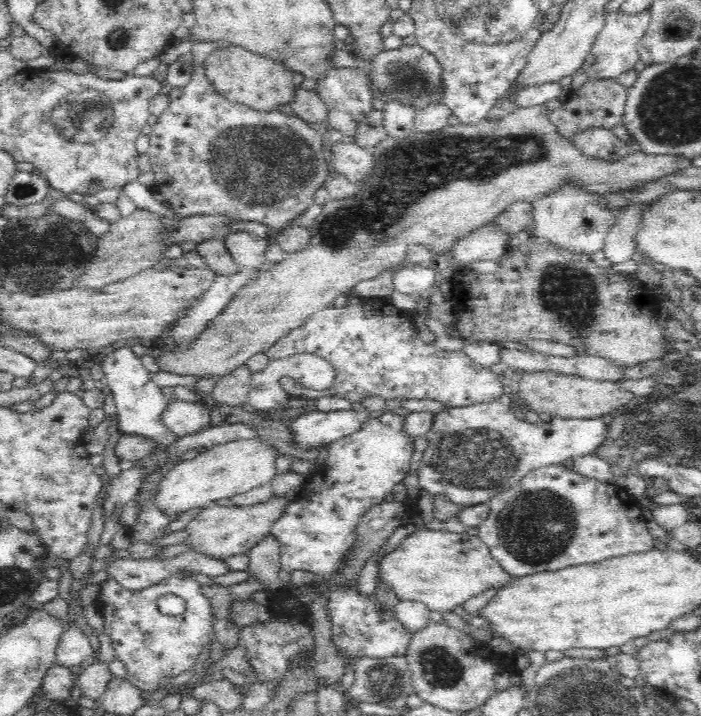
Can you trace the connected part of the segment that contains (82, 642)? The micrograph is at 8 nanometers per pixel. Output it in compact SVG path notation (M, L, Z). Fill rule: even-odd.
M78 628L66 631L58 648L56 664L78 672L80 665L84 664L93 652L89 638L82 631Z

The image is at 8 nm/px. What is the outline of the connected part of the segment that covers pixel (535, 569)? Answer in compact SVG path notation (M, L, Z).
M558 463L550 466L540 466L540 468L528 472L526 476L520 478L514 486L495 494L487 503L490 512L486 520L481 525L477 526L477 537L491 548L493 557L498 562L501 562L504 570L507 570L516 578L538 573L554 572L558 569L565 569L573 566L589 565L605 561L607 558L614 558L632 553L643 553L654 549L654 539L656 538L650 534L650 530L648 530L648 526L646 526L646 524L648 524L646 519L647 512L644 511L641 501L634 497L634 495L629 494L624 485L620 484L618 481L606 482L605 480L598 480L591 476L584 476L576 472L573 466L566 466L566 464Z

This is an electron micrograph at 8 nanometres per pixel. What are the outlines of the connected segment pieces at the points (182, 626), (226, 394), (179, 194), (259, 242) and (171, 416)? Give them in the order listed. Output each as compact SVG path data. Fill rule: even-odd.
M185 574L172 575L161 584L143 590L126 589L111 576L102 586L99 610L105 620L105 633L111 636L116 659L127 669L127 679L144 692L154 692L166 676L191 669L197 656L214 638L210 601L200 593L201 584L182 577ZM166 594L174 594L183 601L181 614L164 615L160 611L158 600Z
M247 363L226 373L216 383L211 398L230 406L246 404L246 398L252 386L252 373L253 370Z
M205 61L193 66L192 78L190 84L184 88L172 89L168 94L170 104L164 113L159 117L158 122L153 126L153 132L150 137L150 147L147 150L147 156L150 158L152 171L156 175L154 187L163 192L172 205L173 210L185 217L196 215L210 216L225 214L243 220L255 220L262 222L274 230L285 229L293 226L292 222L296 220L306 209L314 204L314 194L325 187L326 181L330 178L328 172L328 161L323 153L323 136L317 130L311 128L309 123L301 120L299 117L282 112L259 112L243 106L243 104L230 101L222 96L213 85L213 82L206 74Z
M237 231L236 234L226 237L224 242L238 264L256 270L257 273L270 266L267 259L267 240L246 231Z
M174 400L158 416L164 430L178 434L179 437L197 433L211 422L210 411L203 401L186 402Z

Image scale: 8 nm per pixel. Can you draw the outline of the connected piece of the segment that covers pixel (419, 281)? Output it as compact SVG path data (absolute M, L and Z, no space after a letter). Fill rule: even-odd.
M403 265L393 275L393 286L400 294L413 294L425 297L439 280L436 269L422 267L422 265Z

